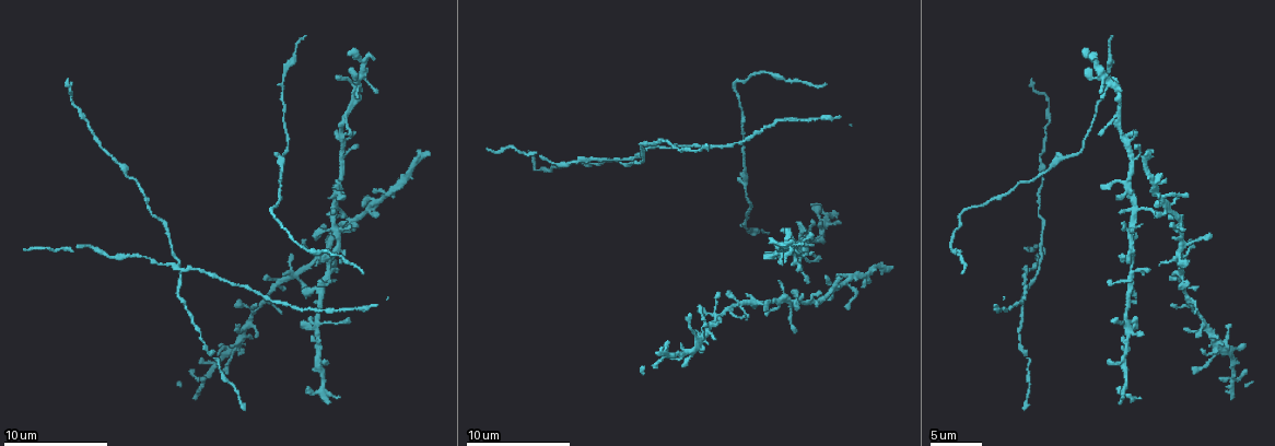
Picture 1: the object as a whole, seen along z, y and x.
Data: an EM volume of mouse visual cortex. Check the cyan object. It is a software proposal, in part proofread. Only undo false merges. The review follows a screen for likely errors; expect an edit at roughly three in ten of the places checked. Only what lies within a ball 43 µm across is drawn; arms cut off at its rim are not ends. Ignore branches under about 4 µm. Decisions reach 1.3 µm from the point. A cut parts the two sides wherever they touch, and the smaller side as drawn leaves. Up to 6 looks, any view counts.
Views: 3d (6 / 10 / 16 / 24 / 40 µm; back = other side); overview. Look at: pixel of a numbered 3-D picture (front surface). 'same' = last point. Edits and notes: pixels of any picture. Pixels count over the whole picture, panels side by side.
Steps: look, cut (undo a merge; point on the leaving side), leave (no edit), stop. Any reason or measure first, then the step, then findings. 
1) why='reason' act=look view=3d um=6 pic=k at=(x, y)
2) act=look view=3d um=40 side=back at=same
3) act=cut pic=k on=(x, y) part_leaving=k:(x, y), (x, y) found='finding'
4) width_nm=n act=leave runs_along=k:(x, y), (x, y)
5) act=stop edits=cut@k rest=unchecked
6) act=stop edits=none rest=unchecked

why='arms run side by side' act=look view=3d um=10 pic=1 at=(337, 209)

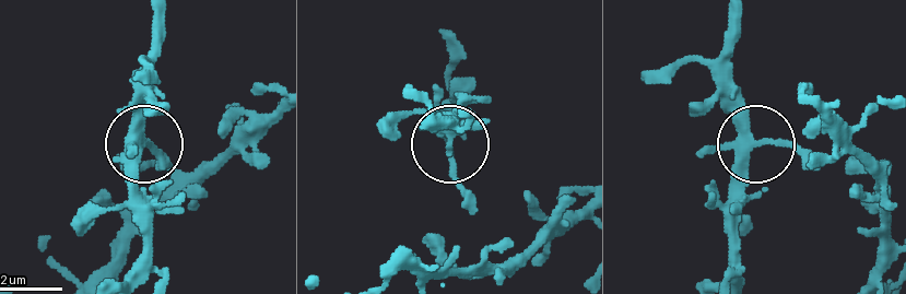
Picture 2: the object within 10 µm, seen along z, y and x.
arms=5 act=leave found='all the same neuron'

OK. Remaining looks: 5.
why='four arms meet' act=look view=3d um=16 pic=1 at=(809, 301)

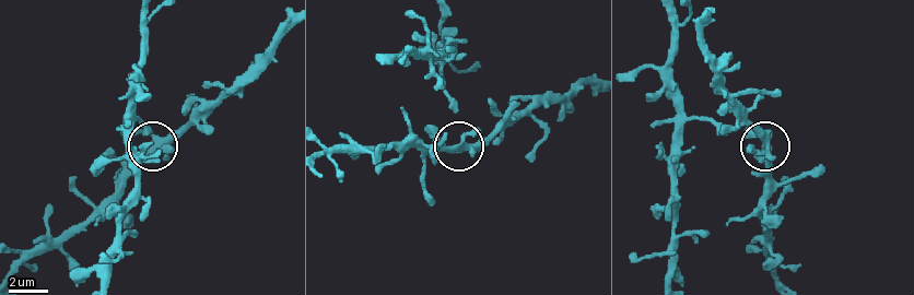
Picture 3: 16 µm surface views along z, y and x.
arms=4 act=leave found='one neuron here'

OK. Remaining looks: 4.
why='four-way junction' act=look view=3d um=16 pic=1 at=(1036, 265)

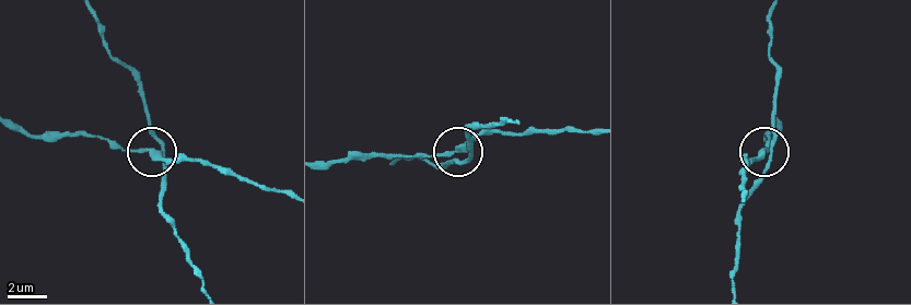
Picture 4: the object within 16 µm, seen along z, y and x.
side_arm_um=18 act=leave runs_along=4:(592, 131), (483, 133), (454, 152), (407, 157) found='continuous, no second neuron'

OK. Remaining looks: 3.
act=stop edits=none rest=unchecked

